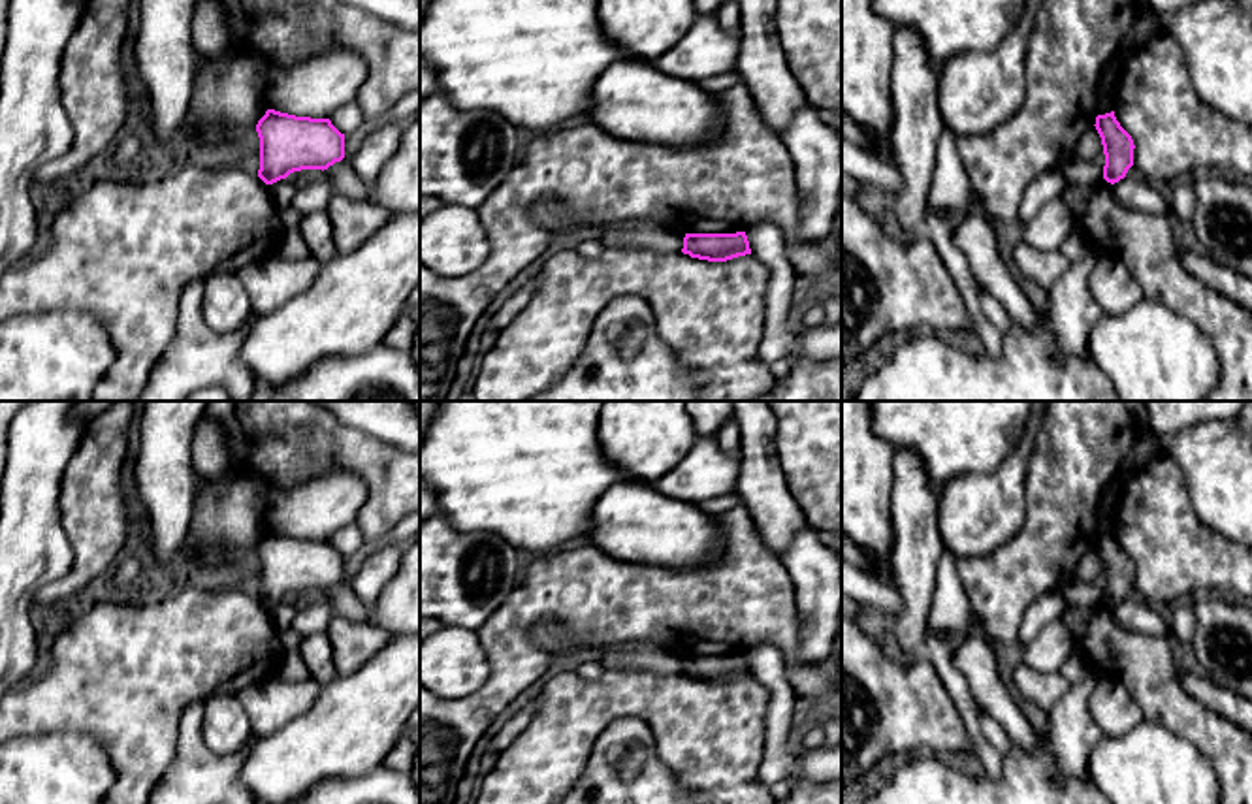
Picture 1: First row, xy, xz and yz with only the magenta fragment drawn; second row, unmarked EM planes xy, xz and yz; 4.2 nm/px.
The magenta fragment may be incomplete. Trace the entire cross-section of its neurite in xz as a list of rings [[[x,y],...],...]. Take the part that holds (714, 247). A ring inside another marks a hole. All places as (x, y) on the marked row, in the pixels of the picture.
[[[746,232],[736,233],[685,233],[683,254],[708,262],[727,262],[751,254]]]

